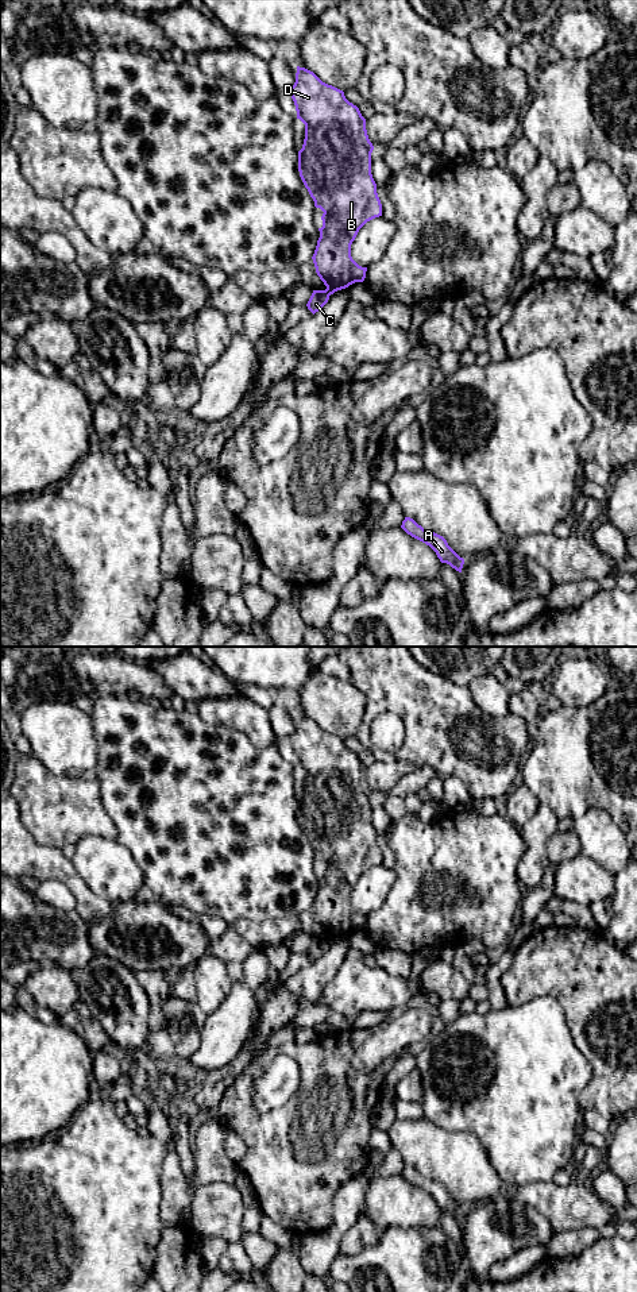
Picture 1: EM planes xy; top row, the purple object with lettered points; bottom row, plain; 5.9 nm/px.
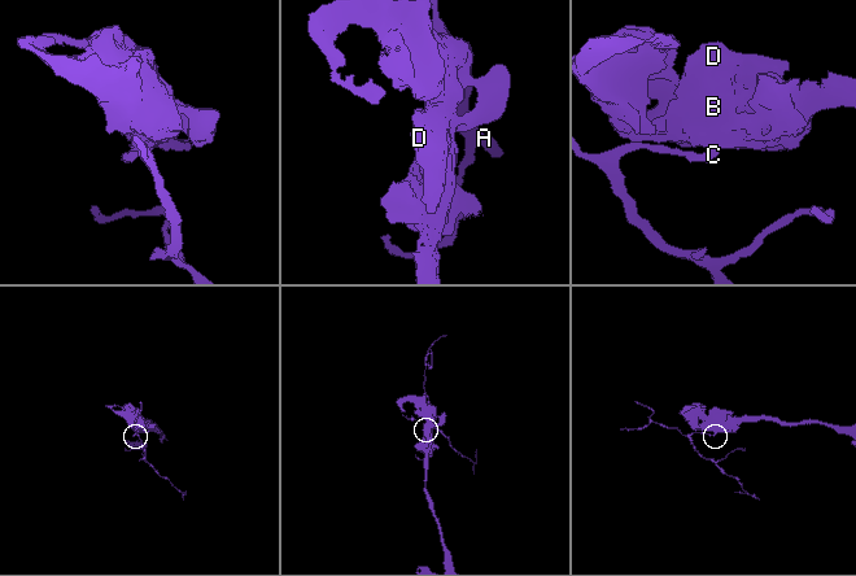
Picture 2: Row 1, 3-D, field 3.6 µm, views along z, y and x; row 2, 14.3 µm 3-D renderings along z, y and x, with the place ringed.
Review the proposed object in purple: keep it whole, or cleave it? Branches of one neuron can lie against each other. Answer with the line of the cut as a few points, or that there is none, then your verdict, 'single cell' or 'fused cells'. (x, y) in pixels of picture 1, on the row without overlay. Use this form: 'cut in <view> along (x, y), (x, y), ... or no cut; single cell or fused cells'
cut in xy along (323, 938), (329, 943); fused cells

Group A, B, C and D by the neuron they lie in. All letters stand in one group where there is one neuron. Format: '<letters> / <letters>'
A C / B D

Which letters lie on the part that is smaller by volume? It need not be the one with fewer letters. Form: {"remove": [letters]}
{"remove": ["A", "C"]}

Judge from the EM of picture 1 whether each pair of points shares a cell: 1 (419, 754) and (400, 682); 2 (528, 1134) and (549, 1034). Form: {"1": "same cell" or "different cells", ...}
{"1": "same cell", "2": "same cell"}

